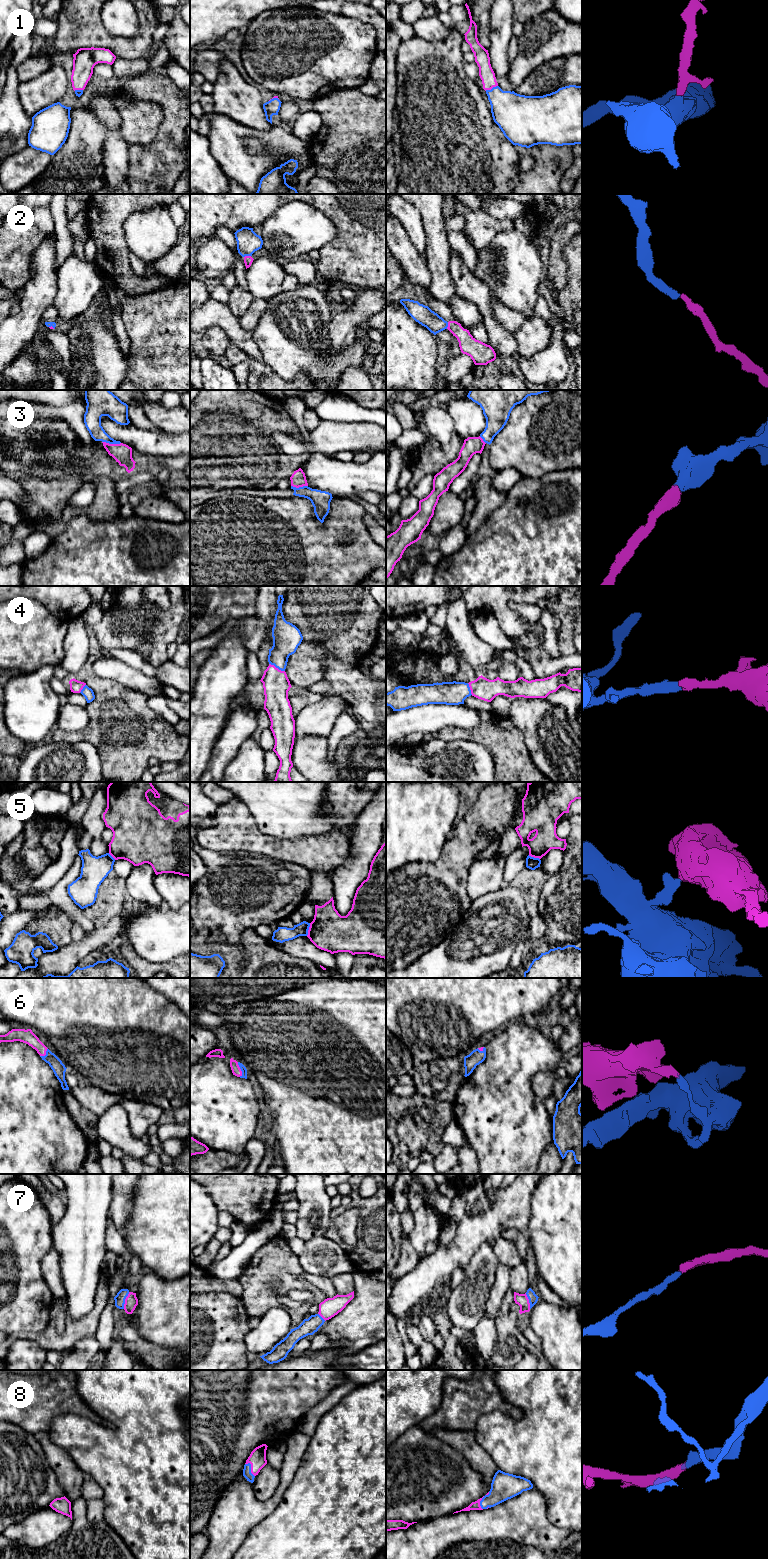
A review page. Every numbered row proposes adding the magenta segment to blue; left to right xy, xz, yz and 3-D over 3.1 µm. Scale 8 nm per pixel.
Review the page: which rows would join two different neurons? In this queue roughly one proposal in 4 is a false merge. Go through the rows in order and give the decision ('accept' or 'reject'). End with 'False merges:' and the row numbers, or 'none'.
1: accept
2: accept
3: accept
4: accept
5: reject
6: accept
7: accept
8: accept
False merges: 5

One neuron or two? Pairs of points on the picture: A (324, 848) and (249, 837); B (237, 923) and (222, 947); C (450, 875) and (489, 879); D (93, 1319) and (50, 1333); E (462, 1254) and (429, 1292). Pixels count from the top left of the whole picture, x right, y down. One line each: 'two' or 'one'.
A: one
B: two
C: two
D: one
E: one

